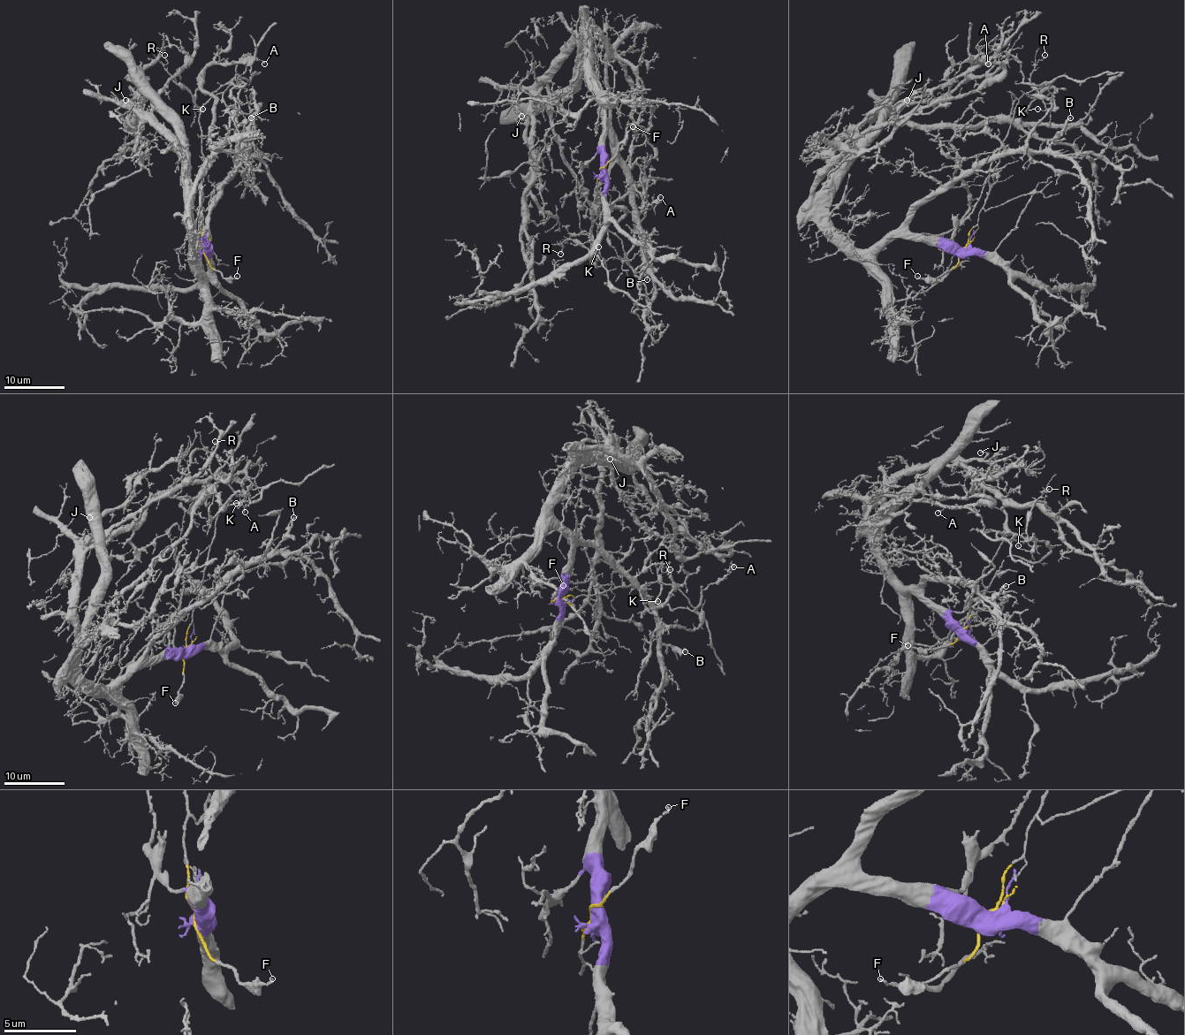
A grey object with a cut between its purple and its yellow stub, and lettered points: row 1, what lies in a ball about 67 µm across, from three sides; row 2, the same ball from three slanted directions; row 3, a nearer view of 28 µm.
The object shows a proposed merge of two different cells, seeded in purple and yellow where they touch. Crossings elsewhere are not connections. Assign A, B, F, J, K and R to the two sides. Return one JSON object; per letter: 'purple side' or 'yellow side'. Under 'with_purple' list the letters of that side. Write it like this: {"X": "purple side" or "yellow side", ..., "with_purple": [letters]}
{"A": "yellow side", "B": "purple side", "F": "yellow side", "J": "purple side", "K": "yellow side", "R": "yellow side", "with_purple": ["B", "J"]}

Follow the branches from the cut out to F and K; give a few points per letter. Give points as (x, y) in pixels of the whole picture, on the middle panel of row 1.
F: (600, 171), (634, 126)
K: (600, 171), (596, 222), (621, 240), (626, 253), (600, 266), (590, 263), (598, 247)

